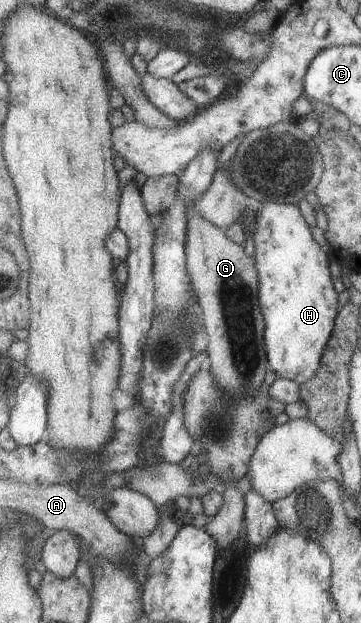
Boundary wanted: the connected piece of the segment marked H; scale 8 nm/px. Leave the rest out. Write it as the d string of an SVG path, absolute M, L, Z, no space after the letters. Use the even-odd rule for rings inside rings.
M262 202L255 207L258 211L251 236L258 277L256 291L265 326L265 357L278 378L292 380L300 387L316 373L340 309L328 271L329 257L312 239L296 206Z

